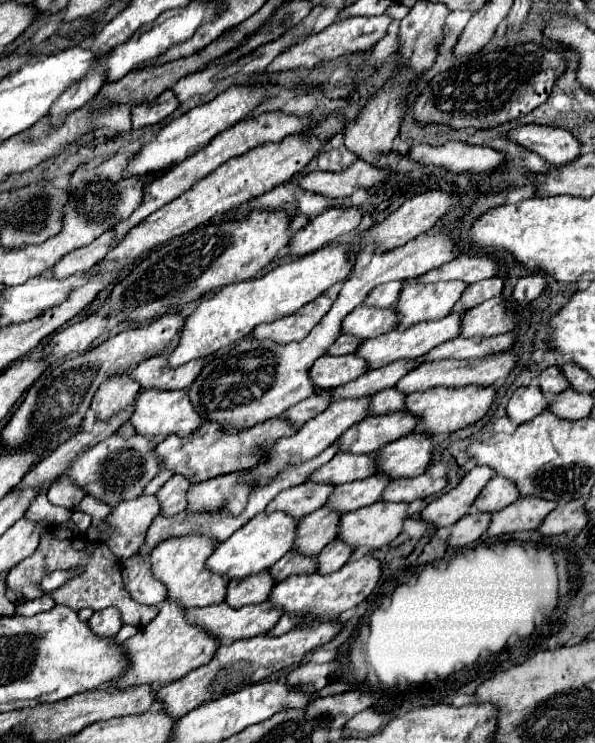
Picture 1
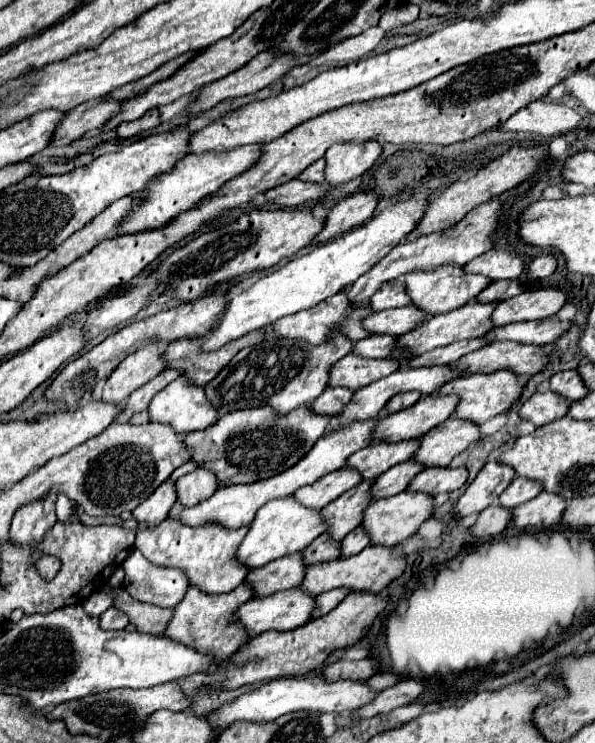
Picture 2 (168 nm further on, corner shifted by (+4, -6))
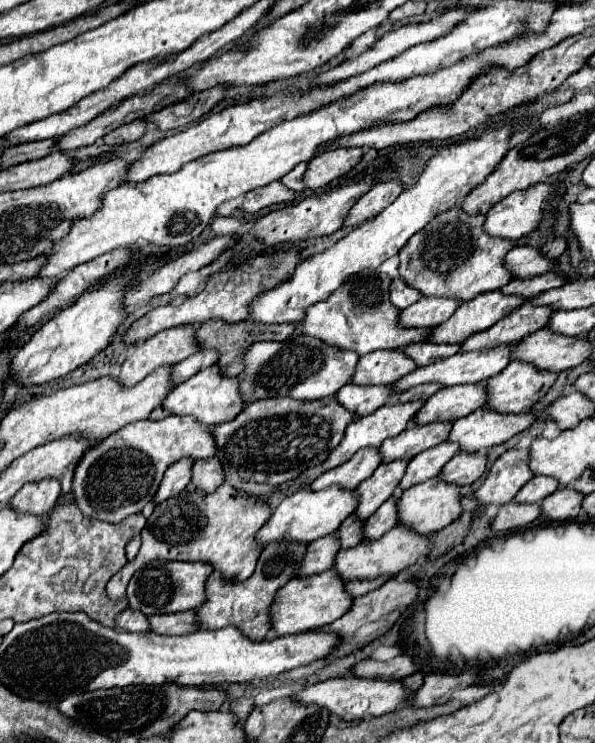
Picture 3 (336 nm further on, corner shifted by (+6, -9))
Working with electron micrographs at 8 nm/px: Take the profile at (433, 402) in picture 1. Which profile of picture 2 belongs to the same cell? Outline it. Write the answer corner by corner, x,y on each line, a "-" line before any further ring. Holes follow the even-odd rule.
496,371
492,375
468,375
468,377
458,377
454,381
444,383
442,387
438,387
434,391
434,395
456,395
458,397
458,405
452,413
454,419
464,419
470,423
484,423
490,417
500,415
502,411
506,411
516,397
522,393
522,385
518,383
518,379
514,375
510,375
510,371

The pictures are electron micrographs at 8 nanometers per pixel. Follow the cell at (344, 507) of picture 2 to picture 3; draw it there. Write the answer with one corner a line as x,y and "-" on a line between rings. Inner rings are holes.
392,460
392,462
384,462
376,468
376,472
366,478
358,488
358,496
360,496
360,504
356,508
356,514
366,520
368,516
372,516
396,490
400,478
406,472
410,460

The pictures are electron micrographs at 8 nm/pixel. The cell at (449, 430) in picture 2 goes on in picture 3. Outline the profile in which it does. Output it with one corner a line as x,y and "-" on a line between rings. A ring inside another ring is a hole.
488,406
478,408
476,412
458,418
454,422
454,428
448,436
448,440
454,440
460,444
462,450
474,450
484,452
496,444
502,444
510,440
512,436
520,434
532,422
536,416
532,412
522,414
500,414

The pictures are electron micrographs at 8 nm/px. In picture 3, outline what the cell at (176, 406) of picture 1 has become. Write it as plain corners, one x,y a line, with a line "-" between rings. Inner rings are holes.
210,366
206,370
200,370
196,376
192,376
190,380
178,384
164,400
162,408
170,410
172,414
190,414
210,426
222,424
232,420
242,408
244,408
246,400
240,396
240,380
236,376
226,376
220,372
218,366

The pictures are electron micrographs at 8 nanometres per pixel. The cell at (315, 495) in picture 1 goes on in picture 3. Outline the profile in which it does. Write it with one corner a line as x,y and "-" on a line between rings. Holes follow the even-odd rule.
362,448
348,462
320,474
312,482
312,490
324,490
326,486
340,484
346,490
354,490
362,480
372,476
372,472
382,464
380,448

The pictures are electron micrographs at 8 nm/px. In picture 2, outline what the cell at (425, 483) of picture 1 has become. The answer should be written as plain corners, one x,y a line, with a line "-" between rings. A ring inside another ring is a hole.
440,467
440,469
424,469
420,471
406,487
406,491
420,491
428,495
450,493
460,489
468,479
468,471
464,467

